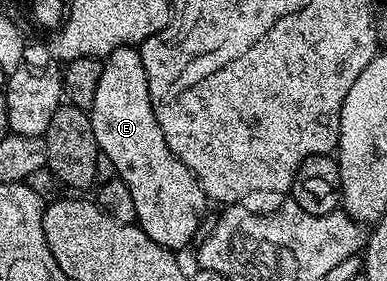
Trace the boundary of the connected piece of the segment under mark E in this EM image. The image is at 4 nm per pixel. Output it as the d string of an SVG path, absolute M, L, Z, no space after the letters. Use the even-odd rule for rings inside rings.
M125 45L106 56L100 87L96 87L96 99L92 99L88 112L101 156L112 159L117 180L132 191L138 228L171 251L191 244L200 219L208 212L208 198L192 171L170 150L160 123L156 123L142 54L137 48Z

